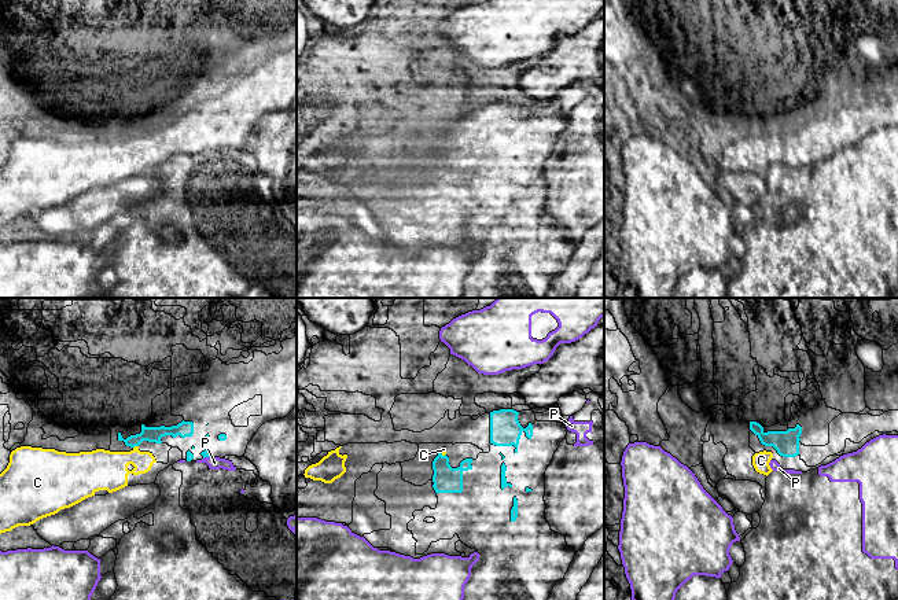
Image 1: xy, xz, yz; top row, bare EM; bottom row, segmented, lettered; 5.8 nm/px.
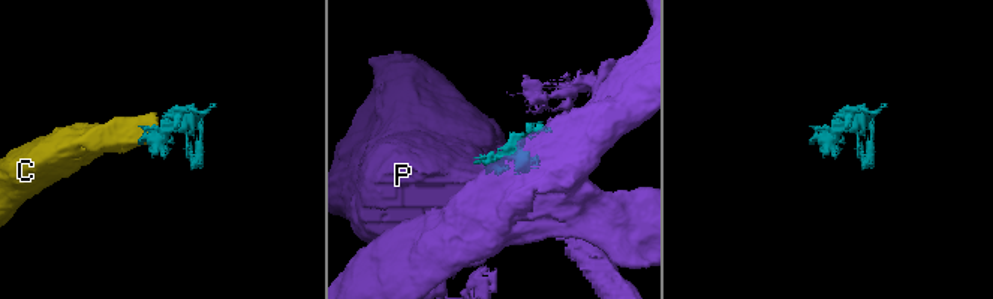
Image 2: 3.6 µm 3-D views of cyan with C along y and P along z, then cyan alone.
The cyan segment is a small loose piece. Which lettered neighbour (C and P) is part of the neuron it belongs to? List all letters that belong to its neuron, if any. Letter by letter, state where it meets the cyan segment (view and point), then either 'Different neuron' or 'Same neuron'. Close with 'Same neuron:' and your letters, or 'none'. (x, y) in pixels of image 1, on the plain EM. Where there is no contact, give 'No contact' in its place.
C: Touches cyan at xy (135, 137). Same neuron
P: Touches cyan at xy (206, 148). Different neuron
Same neuron: C

